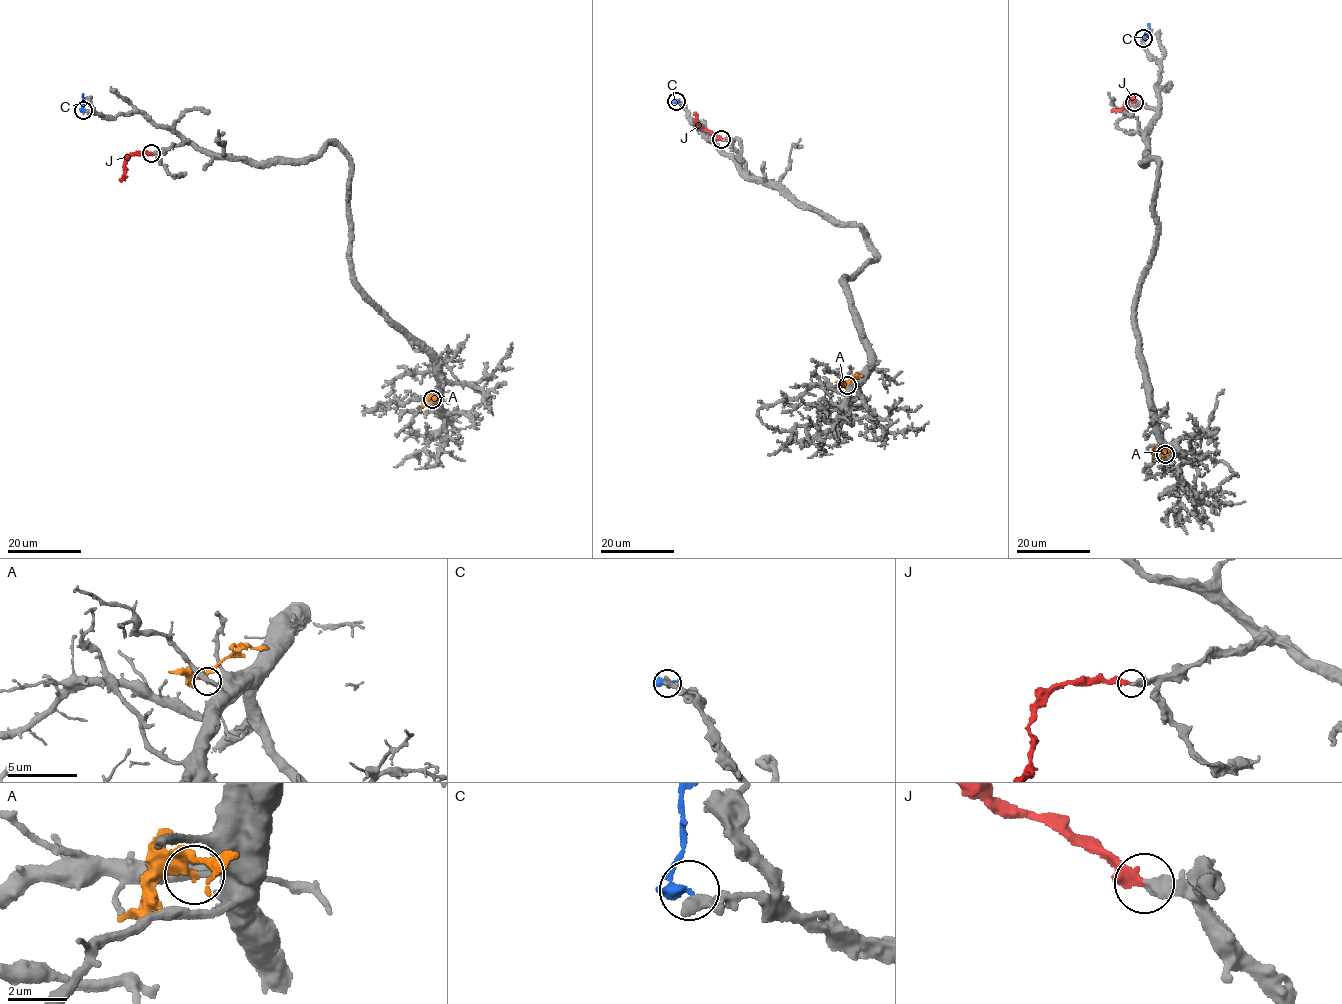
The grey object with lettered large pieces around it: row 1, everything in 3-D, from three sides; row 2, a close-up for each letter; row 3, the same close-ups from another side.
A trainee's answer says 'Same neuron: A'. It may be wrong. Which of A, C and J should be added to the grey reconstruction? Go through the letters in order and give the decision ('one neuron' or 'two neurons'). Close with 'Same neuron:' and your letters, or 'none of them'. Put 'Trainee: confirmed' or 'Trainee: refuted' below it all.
A: two neurons
C: two neurons
J: one neuron
Same neuron: J
Trainee: refuted

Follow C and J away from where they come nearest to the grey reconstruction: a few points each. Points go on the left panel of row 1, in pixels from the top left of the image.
C: (84, 110), (82, 94)
J: (151, 153), (133, 153), (129, 156), (122, 182)

